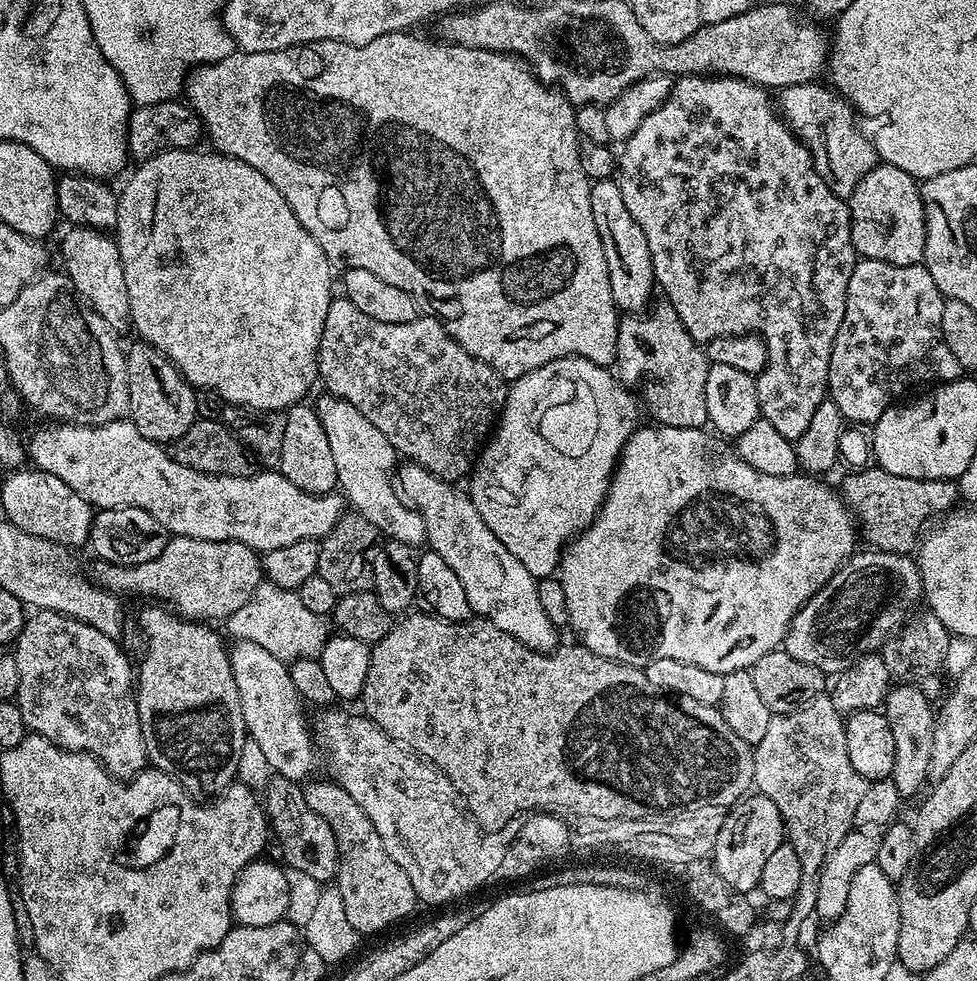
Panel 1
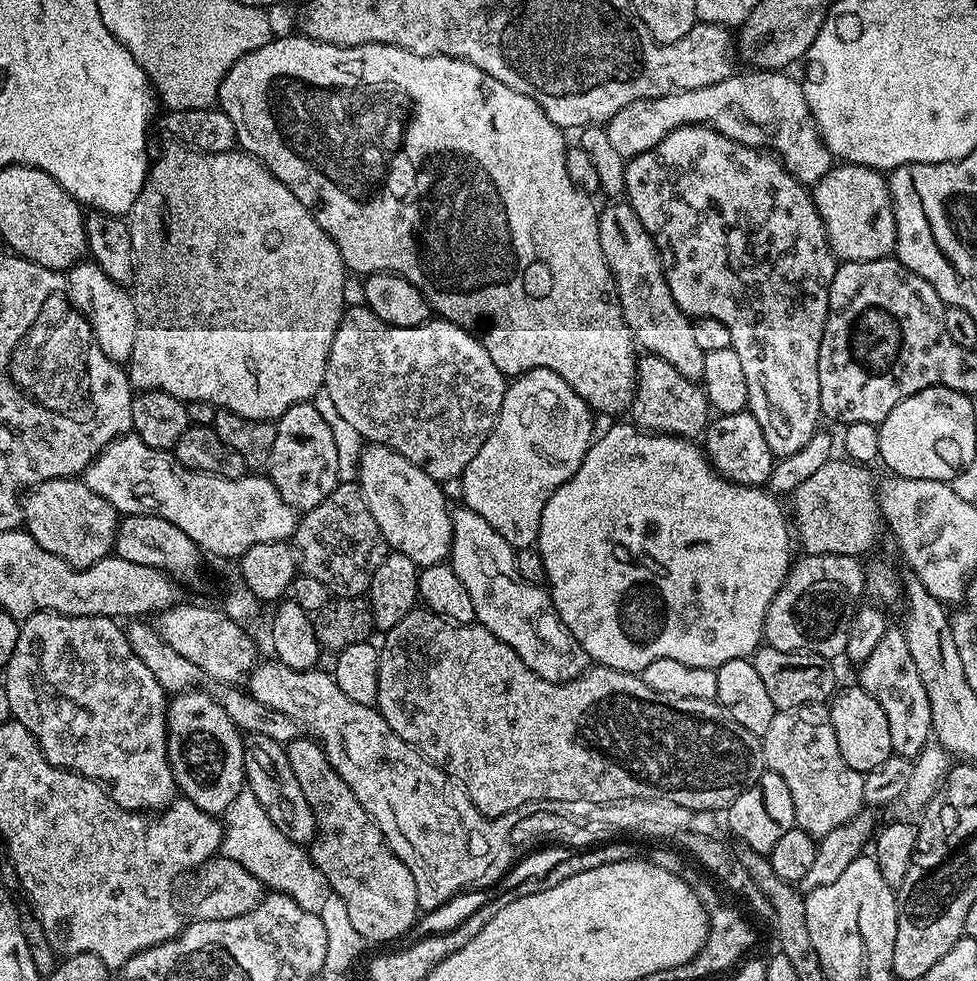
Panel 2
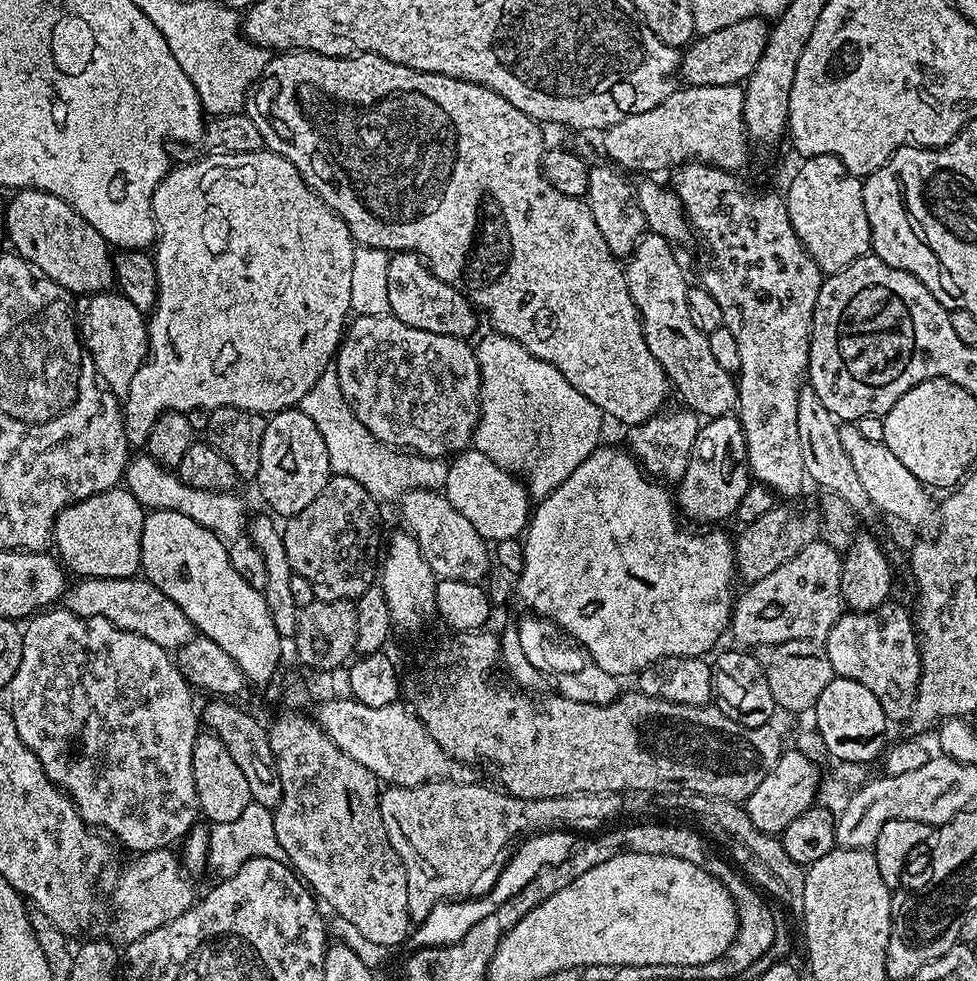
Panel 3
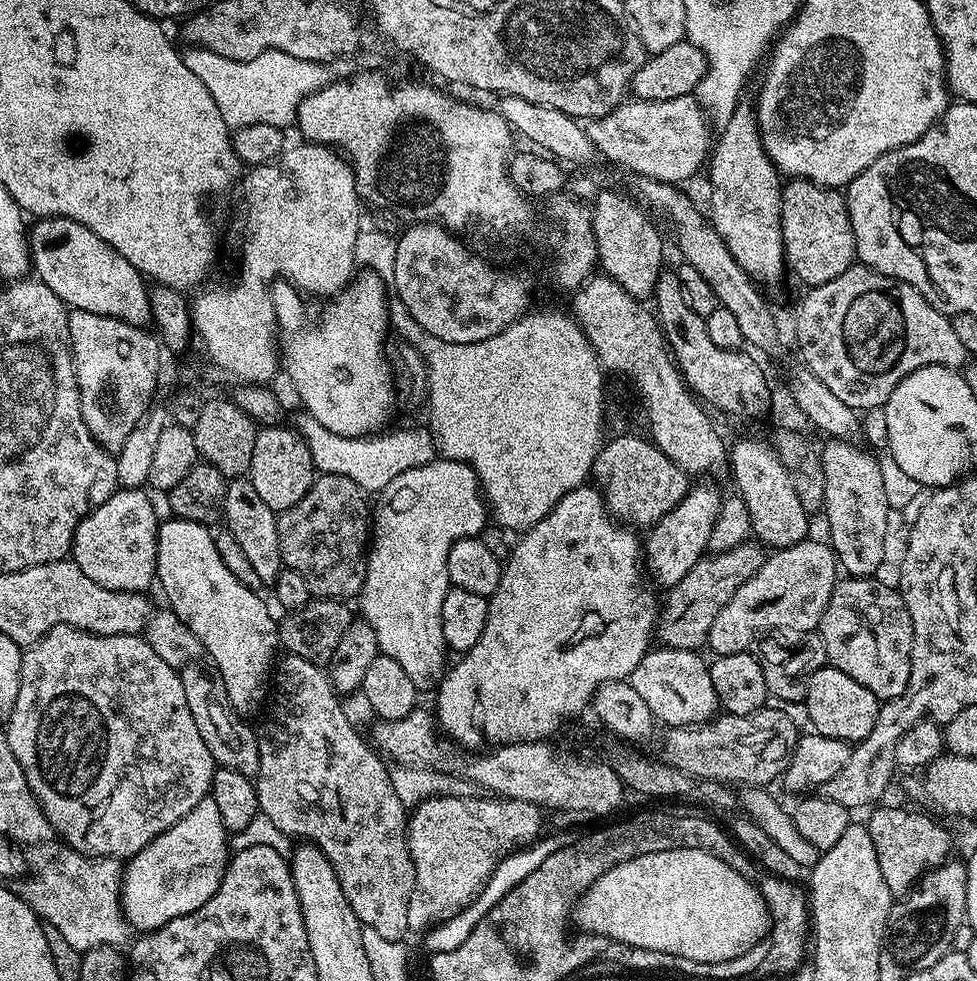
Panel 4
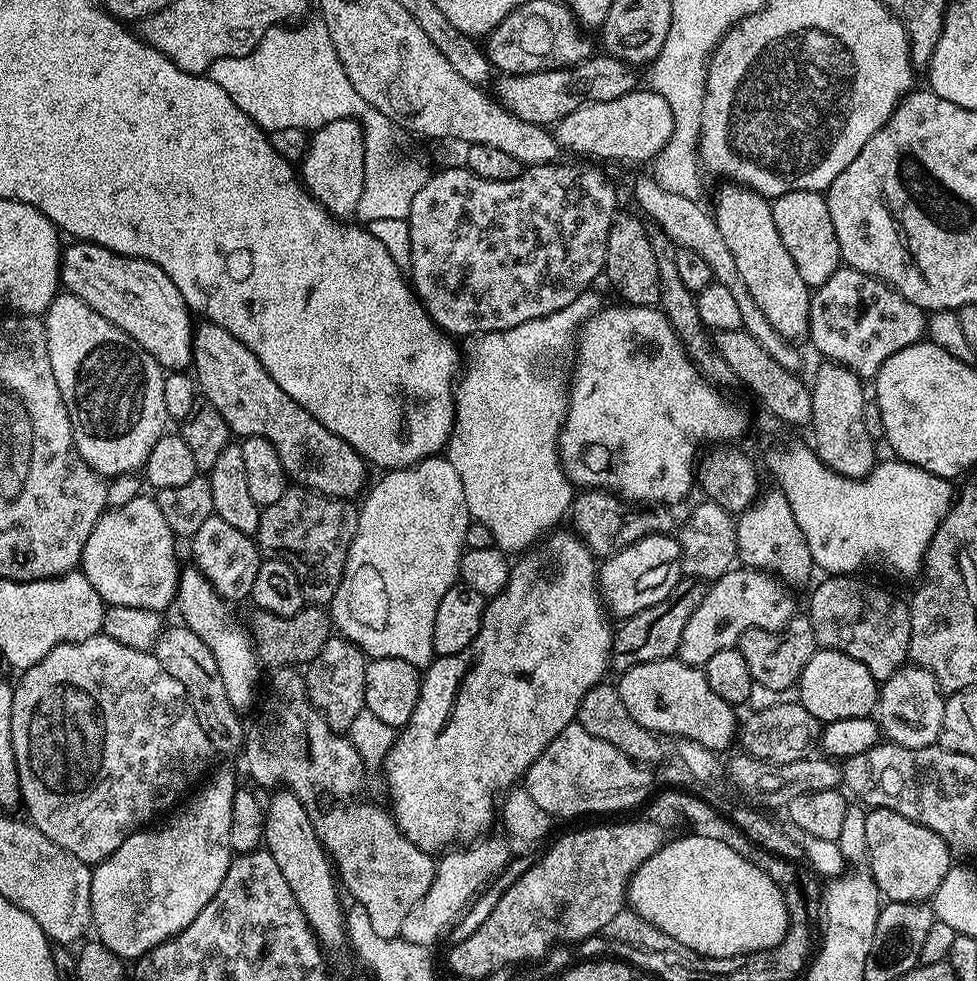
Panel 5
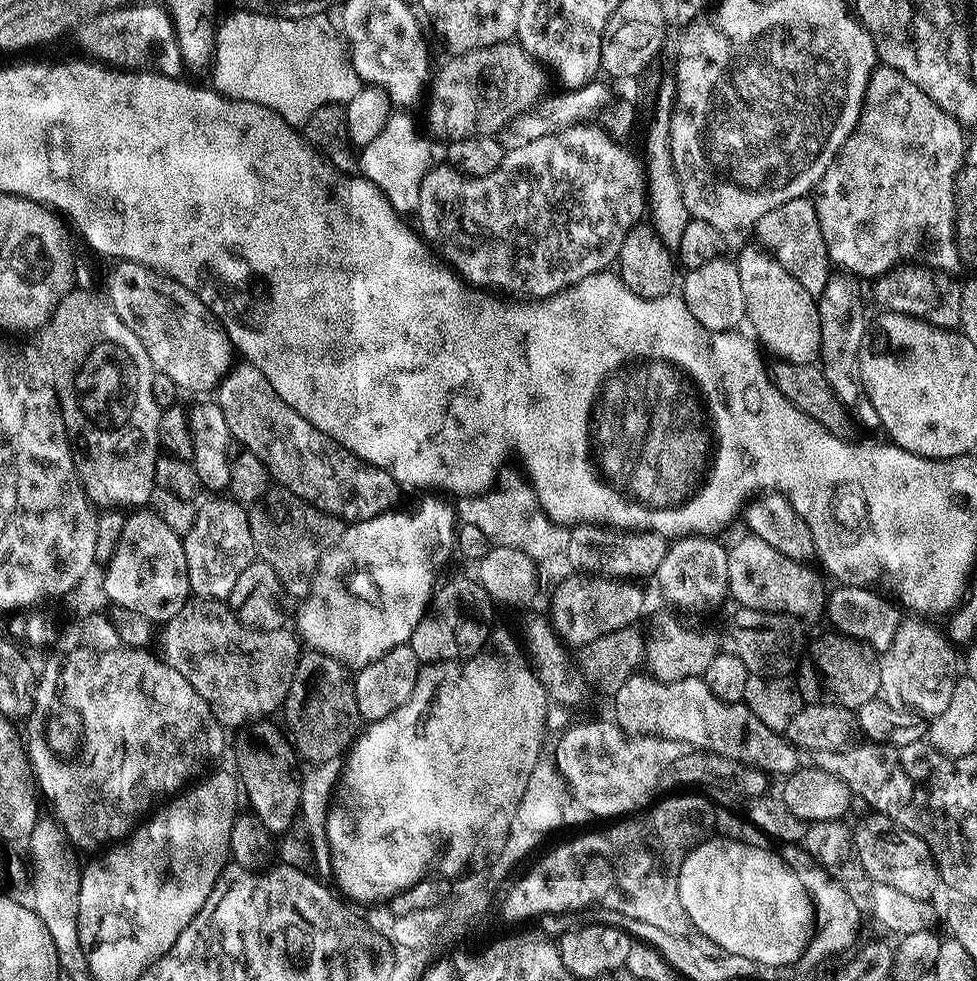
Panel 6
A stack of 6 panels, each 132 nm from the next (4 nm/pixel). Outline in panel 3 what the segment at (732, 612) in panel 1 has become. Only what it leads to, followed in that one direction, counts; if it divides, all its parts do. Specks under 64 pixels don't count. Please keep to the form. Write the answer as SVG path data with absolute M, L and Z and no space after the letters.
M601 446L592 451L592 456L558 486L545 496L543 500L535 505L531 513L523 537L524 565L519 575L515 577L516 592L520 595L520 600L528 608L533 608L537 617L545 621L553 620L557 624L555 627L561 633L569 632L586 651L589 652L591 663L602 666L610 674L621 678L627 676L635 677L637 674L656 664L659 660L665 660L671 656L699 656L703 657L704 652L708 652L720 640L723 632L727 633L730 628L732 609L734 607L734 592L732 596L732 579L737 579L736 571L736 549L733 537L727 536L720 530L693 530L682 523L678 515L678 505L671 491L667 492L665 485L655 478L649 478L644 469L637 464L631 452L620 448L607 448Z

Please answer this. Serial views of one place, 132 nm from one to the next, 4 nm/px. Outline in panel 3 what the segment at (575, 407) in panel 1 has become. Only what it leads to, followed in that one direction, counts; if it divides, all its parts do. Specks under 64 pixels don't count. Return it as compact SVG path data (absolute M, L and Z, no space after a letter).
M475 450L461 451L449 463L448 470L445 486L442 489L443 495L447 496L450 506L454 506L454 510L458 510L458 514L470 518L470 526L474 526L474 530L478 530L478 534L485 542L514 539L527 529L530 519L530 497L528 489L513 473L507 472L505 468L499 468L497 464L490 462L490 458L486 458L486 454Z

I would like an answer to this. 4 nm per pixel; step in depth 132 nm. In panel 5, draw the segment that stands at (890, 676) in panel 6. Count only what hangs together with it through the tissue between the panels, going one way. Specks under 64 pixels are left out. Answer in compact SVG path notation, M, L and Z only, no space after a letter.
M919 666L898 669L878 688L878 723L883 735L898 746L930 748L939 741L946 696L930 670Z

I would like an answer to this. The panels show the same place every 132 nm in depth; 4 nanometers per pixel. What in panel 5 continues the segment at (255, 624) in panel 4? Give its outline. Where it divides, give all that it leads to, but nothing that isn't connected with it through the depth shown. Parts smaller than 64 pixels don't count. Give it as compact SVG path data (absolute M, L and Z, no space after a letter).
M188 566L180 573L175 603L180 604L184 615L182 624L194 632L210 648L222 676L226 695L237 710L244 710L256 696L256 683L260 680L262 665L256 654L251 631L240 625L240 620L231 612L229 601L222 599L210 586L210 582L195 566Z

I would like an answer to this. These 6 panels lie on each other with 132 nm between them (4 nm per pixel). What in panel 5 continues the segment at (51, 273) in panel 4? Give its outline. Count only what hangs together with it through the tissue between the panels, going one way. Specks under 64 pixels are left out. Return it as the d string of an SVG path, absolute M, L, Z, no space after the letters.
M72 242L60 258L60 283L71 295L102 314L102 318L128 332L161 368L184 370L192 364L193 313L178 286L154 262L119 256L91 242Z

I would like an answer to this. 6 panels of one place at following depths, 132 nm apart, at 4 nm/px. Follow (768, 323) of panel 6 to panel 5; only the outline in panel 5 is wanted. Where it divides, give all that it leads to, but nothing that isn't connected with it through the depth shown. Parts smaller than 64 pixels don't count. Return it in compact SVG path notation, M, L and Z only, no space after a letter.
M728 182L723 186L725 188L716 196L714 215L718 230L722 230L722 238L726 238L726 247L730 254L734 254L742 282L746 282L754 302L758 302L762 314L766 314L770 326L774 326L784 340L800 342L800 339L808 336L812 292L808 284L802 282L802 274L798 274L794 258L790 258L786 246L782 246L778 226L774 226L769 197L742 184Z

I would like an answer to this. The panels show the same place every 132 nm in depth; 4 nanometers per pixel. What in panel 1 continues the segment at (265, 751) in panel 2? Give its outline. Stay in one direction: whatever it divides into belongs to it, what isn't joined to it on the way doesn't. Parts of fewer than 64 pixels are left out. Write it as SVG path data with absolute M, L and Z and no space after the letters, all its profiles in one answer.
M276 774L271 777L263 793L262 803L266 809L271 835L284 851L283 863L288 868L310 874L318 881L328 882L335 877L336 867L340 861L338 846L334 830L330 830L330 826L320 817L315 807L312 809L308 805L307 798L309 799L305 789L297 781Z

